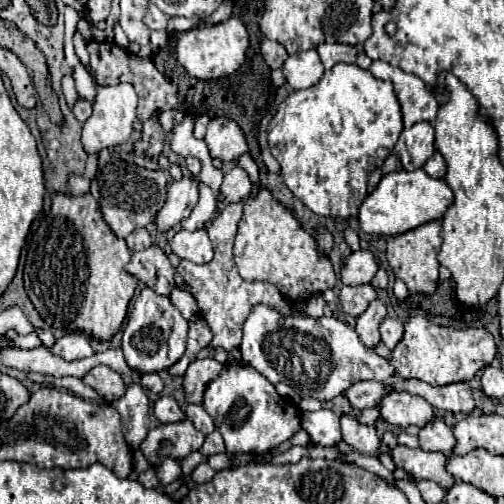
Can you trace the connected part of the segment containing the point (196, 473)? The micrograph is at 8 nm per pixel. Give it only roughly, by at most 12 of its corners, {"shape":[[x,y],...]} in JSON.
{"shape":[[208,463],[192,471],[196,483],[206,483],[212,479],[214,471]]}

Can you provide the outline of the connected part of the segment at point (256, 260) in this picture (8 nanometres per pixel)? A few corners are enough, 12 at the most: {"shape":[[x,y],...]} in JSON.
{"shape":[[264,185],[244,205],[234,259],[290,301],[336,285]]}

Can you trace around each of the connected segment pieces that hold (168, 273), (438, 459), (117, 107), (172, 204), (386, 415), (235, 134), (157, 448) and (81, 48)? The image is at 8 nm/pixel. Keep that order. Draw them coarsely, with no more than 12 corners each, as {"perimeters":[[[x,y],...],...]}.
{"perimeters":[[[158,245],[132,253],[126,271],[158,295],[176,287]],[[406,445],[390,449],[398,469],[414,479],[432,479],[444,491],[456,481],[444,453]],[[132,85],[96,87],[84,123],[88,155],[122,145],[136,121]],[[182,177],[168,185],[168,199],[156,215],[168,231],[198,203],[198,181]],[[392,391],[380,417],[398,427],[424,427],[434,407],[418,395]],[[226,117],[210,119],[204,141],[214,159],[248,151],[244,133]],[[190,419],[150,429],[140,451],[152,465],[198,451]],[[80,31],[74,33],[74,47],[80,63],[88,67],[86,39]]]}

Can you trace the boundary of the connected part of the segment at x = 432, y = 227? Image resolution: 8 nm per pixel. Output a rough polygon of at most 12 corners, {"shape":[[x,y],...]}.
{"shape":[[440,221],[388,239],[386,257],[410,293],[438,285]]}

